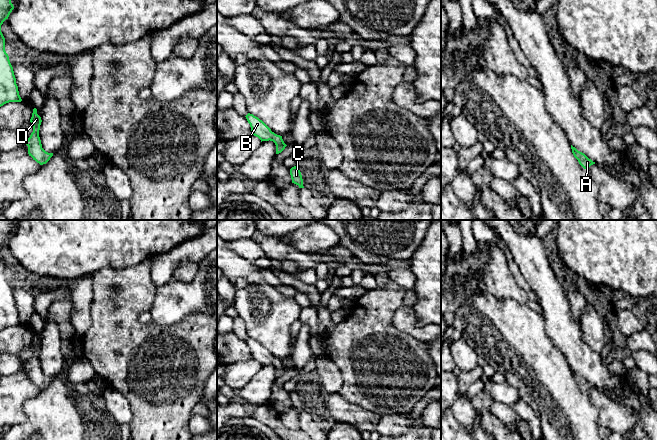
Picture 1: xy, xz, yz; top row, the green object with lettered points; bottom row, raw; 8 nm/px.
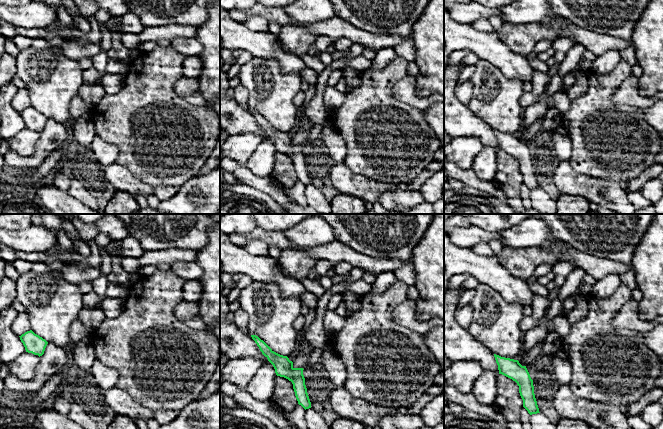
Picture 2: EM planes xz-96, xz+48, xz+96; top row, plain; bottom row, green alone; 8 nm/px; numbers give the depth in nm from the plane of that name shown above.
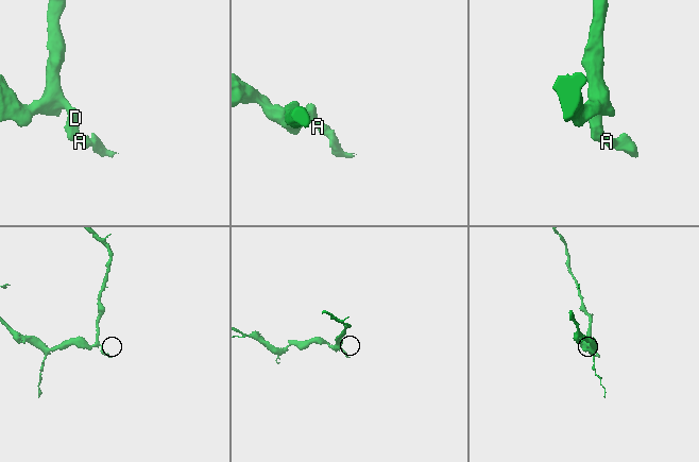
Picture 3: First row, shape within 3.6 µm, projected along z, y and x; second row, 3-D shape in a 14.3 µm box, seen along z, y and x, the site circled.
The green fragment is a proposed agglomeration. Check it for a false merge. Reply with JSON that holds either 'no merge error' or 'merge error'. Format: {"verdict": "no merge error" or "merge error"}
{"verdict": "no merge error"}

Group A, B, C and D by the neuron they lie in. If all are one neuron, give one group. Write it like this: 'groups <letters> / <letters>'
groups A B C D

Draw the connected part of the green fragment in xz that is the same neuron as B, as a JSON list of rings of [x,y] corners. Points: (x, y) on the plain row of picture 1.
[[[248,337],[246,340],[248,347],[250,348],[252,358],[258,361],[262,365],[273,365],[276,369],[276,378],[281,377],[287,370],[282,360],[275,358],[271,353],[258,341]]]

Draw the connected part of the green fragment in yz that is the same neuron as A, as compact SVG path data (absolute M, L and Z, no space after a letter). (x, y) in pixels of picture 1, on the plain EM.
M571 369L572 377L574 381L578 384L579 388L584 392L587 393L591 389L595 388L591 383L589 383L584 377L578 375L575 371Z

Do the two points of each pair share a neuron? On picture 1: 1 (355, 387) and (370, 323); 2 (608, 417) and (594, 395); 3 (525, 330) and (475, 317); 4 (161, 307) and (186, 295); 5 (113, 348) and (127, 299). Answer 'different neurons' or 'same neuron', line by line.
1: same neuron
2: same neuron
3: same neuron
4: same neuron
5: same neuron

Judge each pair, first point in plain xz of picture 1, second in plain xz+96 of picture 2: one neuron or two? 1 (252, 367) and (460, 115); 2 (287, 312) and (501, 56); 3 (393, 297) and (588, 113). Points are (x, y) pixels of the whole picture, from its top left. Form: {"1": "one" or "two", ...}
{"1": "two", "2": "two", "3": "one"}

